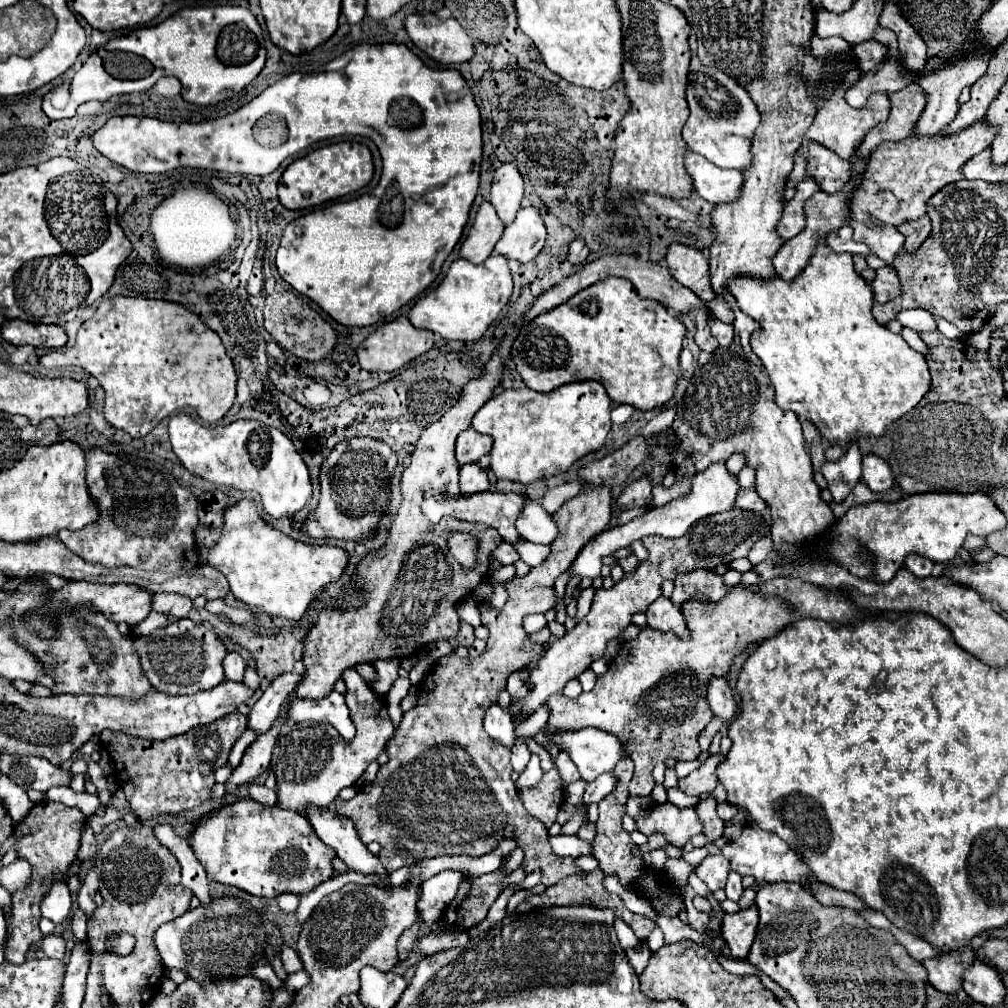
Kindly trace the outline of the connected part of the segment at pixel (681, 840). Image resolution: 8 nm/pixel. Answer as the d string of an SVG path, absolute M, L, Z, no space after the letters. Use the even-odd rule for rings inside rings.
M663 803L653 807L645 819L637 819L637 829L645 835L661 831L673 845L683 847L693 835L703 831L703 823L693 807L681 809L671 803Z

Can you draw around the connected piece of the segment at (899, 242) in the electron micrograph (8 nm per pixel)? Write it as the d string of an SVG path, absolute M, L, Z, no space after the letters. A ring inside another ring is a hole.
M849 221L849 225L853 227L853 241L865 243L875 257L883 259L887 267L893 267L895 253L905 243L905 237L895 227L879 227L877 223L875 229L871 229L867 227L867 223L859 221Z

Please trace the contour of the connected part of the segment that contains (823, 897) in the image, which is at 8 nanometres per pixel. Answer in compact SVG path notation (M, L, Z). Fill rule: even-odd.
M821 883L819 887L815 887L815 889L811 889L811 893L813 893L813 897L815 897L819 903L823 903L823 905L841 905L841 907L847 907L847 909L853 909L853 911L865 909L863 901L859 901L859 899L853 897L851 893L847 893L847 891L837 891L837 889L827 887L827 885L823 885L823 883Z

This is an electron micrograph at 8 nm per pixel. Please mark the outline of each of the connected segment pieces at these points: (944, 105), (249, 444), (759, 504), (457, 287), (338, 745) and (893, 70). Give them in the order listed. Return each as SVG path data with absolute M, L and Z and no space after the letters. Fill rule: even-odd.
M973 49L971 55L967 59L959 59L955 63L949 63L947 67L939 69L937 73L927 73L925 77L919 79L919 85L923 87L925 95L927 95L927 105L915 125L915 133L921 135L921 137L933 137L933 135L939 135L939 131L943 127L947 127L955 115L957 115L957 109L959 109L959 95L965 87L971 87L985 71L987 71L987 63L989 59L983 55L983 51L979 49Z
M181 413L169 421L169 441L187 471L215 485L261 495L263 509L273 519L297 513L311 499L307 465L295 451L291 439L275 427L259 421L235 421L225 427L205 427Z
M741 489L739 491L739 499L735 501L735 507L743 509L743 511L761 513L767 507L767 503L755 495L755 489Z
M489 255L485 263L473 265L465 259L453 261L445 279L439 283L437 289L423 295L409 311L409 321L419 329L429 329L439 333L445 339L459 339L459 341L477 341L499 311L507 305L513 291L513 281L509 273L507 259L503 255Z
M355 669L343 673L347 685L345 701L355 723L355 737L345 741L335 727L323 723L285 723L277 741L273 755L275 775L277 775L277 797L279 807L291 811L305 811L307 805L327 809L343 787L355 785L355 781L365 773L367 765L385 751L387 741L395 735L395 725L387 713L387 703L383 697L371 691L363 677Z
M877 27L875 33L875 41L879 41L881 45L887 47L887 53L883 57L883 61L871 69L865 71L847 91L845 91L845 101L851 107L865 107L869 95L873 93L895 93L903 87L907 87L915 77L907 71L903 71L903 67L899 65L899 49L897 49L897 39L895 35L891 35L891 31Z

